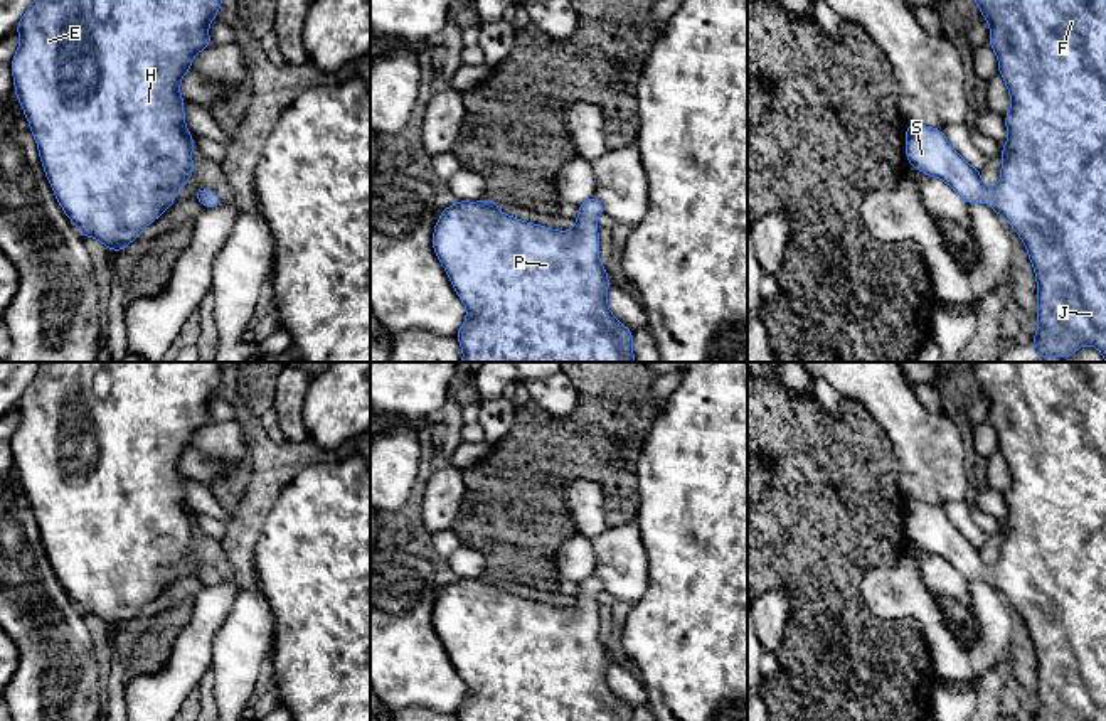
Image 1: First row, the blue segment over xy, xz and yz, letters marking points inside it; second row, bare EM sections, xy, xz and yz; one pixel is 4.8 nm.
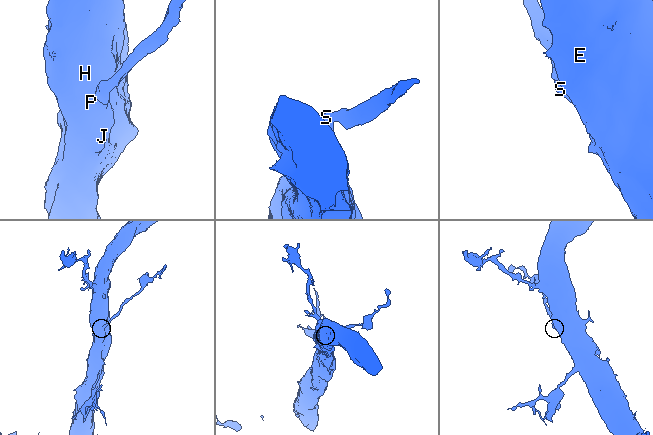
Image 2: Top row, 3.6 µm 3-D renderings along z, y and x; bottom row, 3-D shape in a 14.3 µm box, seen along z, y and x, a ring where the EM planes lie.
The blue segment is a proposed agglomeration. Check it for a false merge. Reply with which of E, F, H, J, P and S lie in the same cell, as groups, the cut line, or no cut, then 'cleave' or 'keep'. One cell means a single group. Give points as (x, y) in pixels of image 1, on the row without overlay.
E F H J P S | no cut | keep

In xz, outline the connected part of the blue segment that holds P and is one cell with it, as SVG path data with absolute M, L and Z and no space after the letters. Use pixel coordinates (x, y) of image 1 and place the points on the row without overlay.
M591 573L577 583L577 590L574 606L557 608L503 591L497 578L458 578L441 586L433 608L433 627L466 684L465 701L455 713L460 721L633 721L633 709L611 691L606 681L609 657L599 638L596 605L596 596L604 591L604 585L596 573Z

